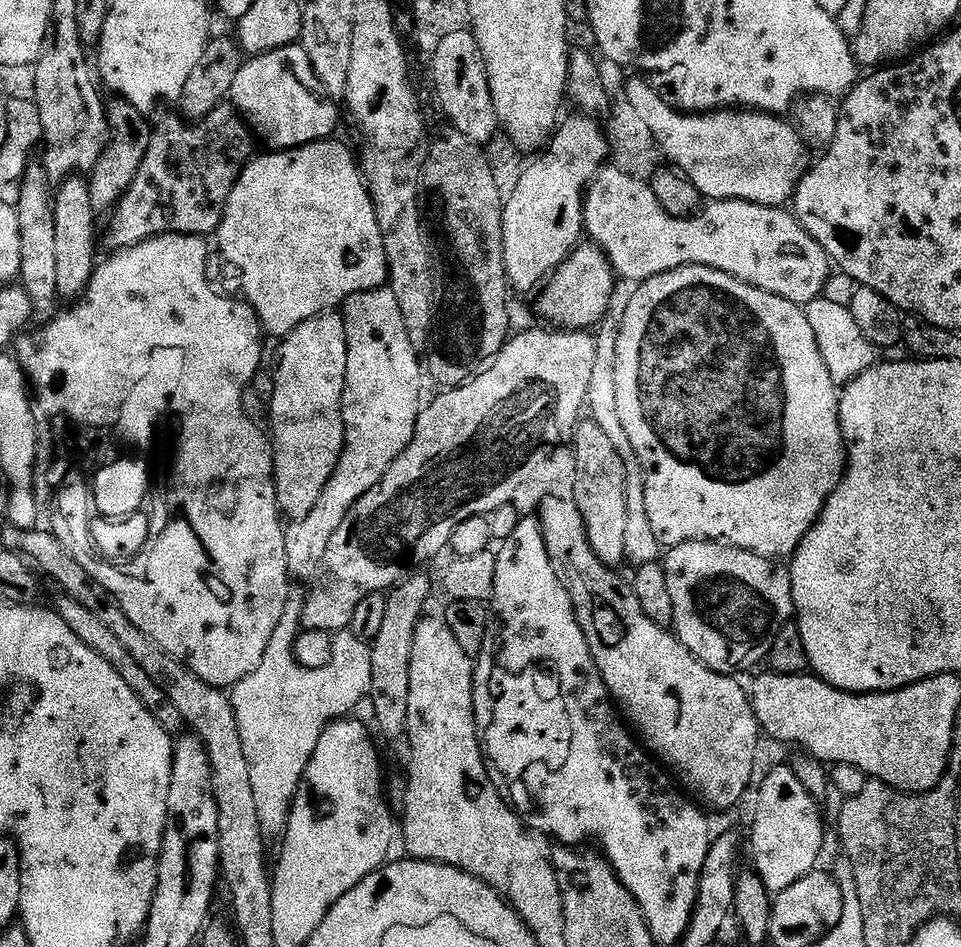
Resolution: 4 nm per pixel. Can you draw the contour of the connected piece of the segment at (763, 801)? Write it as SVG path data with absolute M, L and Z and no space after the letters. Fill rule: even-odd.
M782 766L782 768L772 768L768 772L768 777L760 784L760 797L756 800L756 813L752 816L752 860L756 868L756 872L759 878L762 880L761 885L766 890L774 890L775 888L781 888L785 886L786 882L790 881L790 878L796 877L797 874L808 870L810 868L816 868L818 862L816 862L816 855L820 852L820 843L824 840L824 828L820 825L820 812L818 809L818 801L815 800L802 786L802 782L795 777L794 773L788 766Z

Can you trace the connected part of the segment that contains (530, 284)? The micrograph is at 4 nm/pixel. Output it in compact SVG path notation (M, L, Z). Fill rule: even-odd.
M584 119L557 127L544 156L519 173L513 194L504 201L504 265L515 291L535 293L585 235L585 193L609 159L610 144L595 119Z

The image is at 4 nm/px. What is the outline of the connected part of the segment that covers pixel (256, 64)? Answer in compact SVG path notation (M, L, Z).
M299 43L245 59L234 78L230 104L247 123L252 123L253 130L272 150L327 140L340 124L337 101L324 89L318 74L314 74L314 66Z

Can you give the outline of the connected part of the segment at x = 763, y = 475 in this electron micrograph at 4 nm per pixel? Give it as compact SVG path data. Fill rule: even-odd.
M684 265L678 269L671 269L666 273L660 273L656 277L645 280L635 290L636 293L630 296L628 308L625 310L623 322L621 322L620 333L617 340L617 394L618 394L618 415L621 418L621 430L623 439L628 439L630 447L636 451L640 464L648 477L644 480L644 508L648 511L647 527L664 546L675 546L685 544L691 540L714 540L730 544L734 548L745 548L748 552L757 552L759 556L769 558L791 557L804 535L808 533L813 524L820 519L820 513L824 505L828 503L829 496L836 491L838 483L838 472L836 476L836 459L842 456L842 437L840 434L840 410L838 407L838 386L830 378L830 370L826 370L826 362L822 362L822 354L818 350L818 342L814 338L814 330L810 330L810 322L806 318L804 308L801 305L790 302L778 294L770 294L766 290L756 288L752 284L742 282L734 278L729 272L711 268L708 265Z

